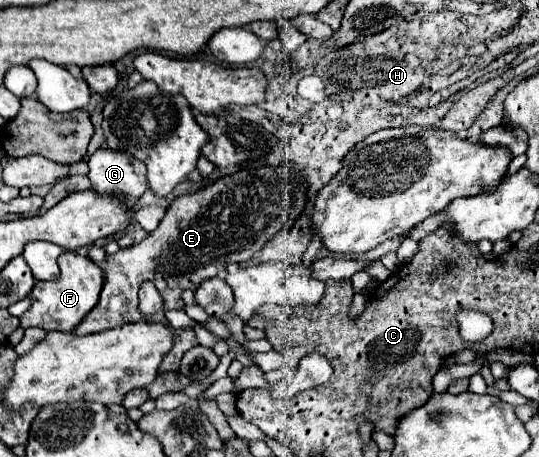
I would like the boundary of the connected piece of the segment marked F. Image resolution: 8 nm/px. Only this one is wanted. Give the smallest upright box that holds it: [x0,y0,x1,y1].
[21,251,103,331]

